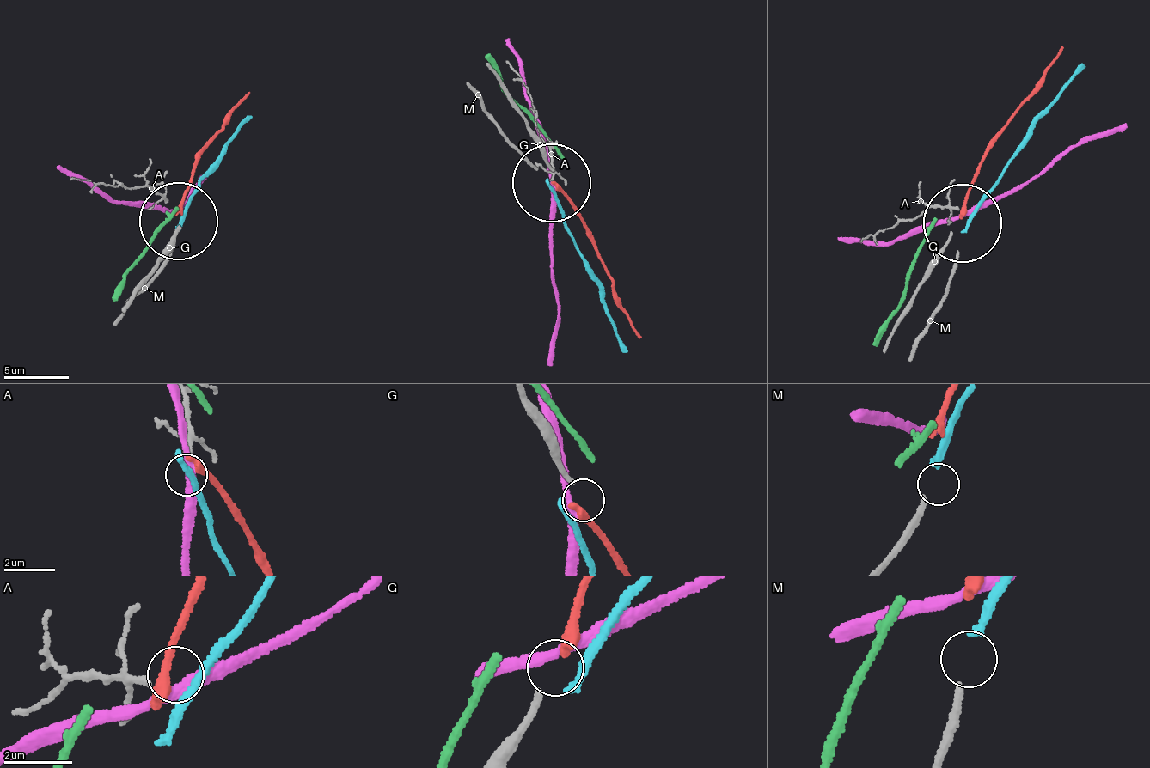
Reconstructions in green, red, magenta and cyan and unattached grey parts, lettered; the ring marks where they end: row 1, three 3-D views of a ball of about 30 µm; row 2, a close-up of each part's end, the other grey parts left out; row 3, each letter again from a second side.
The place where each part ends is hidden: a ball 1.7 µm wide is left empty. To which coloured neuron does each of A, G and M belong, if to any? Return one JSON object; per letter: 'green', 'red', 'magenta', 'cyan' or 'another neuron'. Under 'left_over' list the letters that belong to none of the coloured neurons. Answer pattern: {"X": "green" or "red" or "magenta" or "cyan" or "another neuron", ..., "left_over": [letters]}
{"A": "another neuron", "G": "another neuron", "M": "cyan", "left_over": ["A", "G"]}

